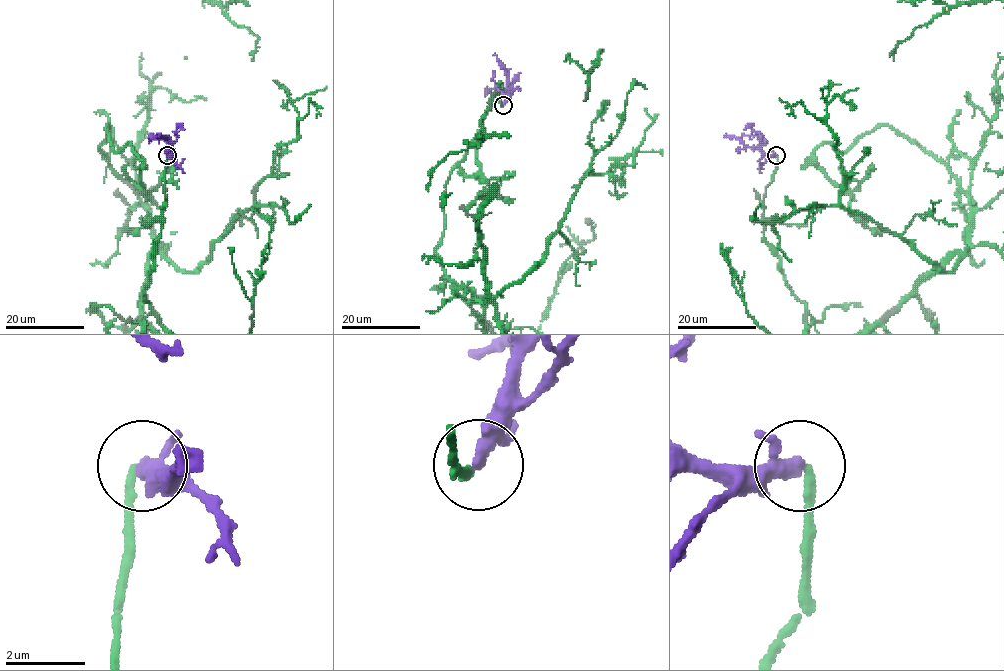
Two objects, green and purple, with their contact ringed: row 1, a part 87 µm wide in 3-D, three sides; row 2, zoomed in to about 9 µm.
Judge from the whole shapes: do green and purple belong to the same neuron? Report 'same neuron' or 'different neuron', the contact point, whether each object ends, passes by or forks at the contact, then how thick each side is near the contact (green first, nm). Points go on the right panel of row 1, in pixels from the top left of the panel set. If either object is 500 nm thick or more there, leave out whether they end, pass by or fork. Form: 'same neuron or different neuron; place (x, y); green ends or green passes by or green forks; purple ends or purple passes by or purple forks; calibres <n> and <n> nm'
different neuron; place (776, 155); green ends; purple passes by; calibres 190 and 280 nm

